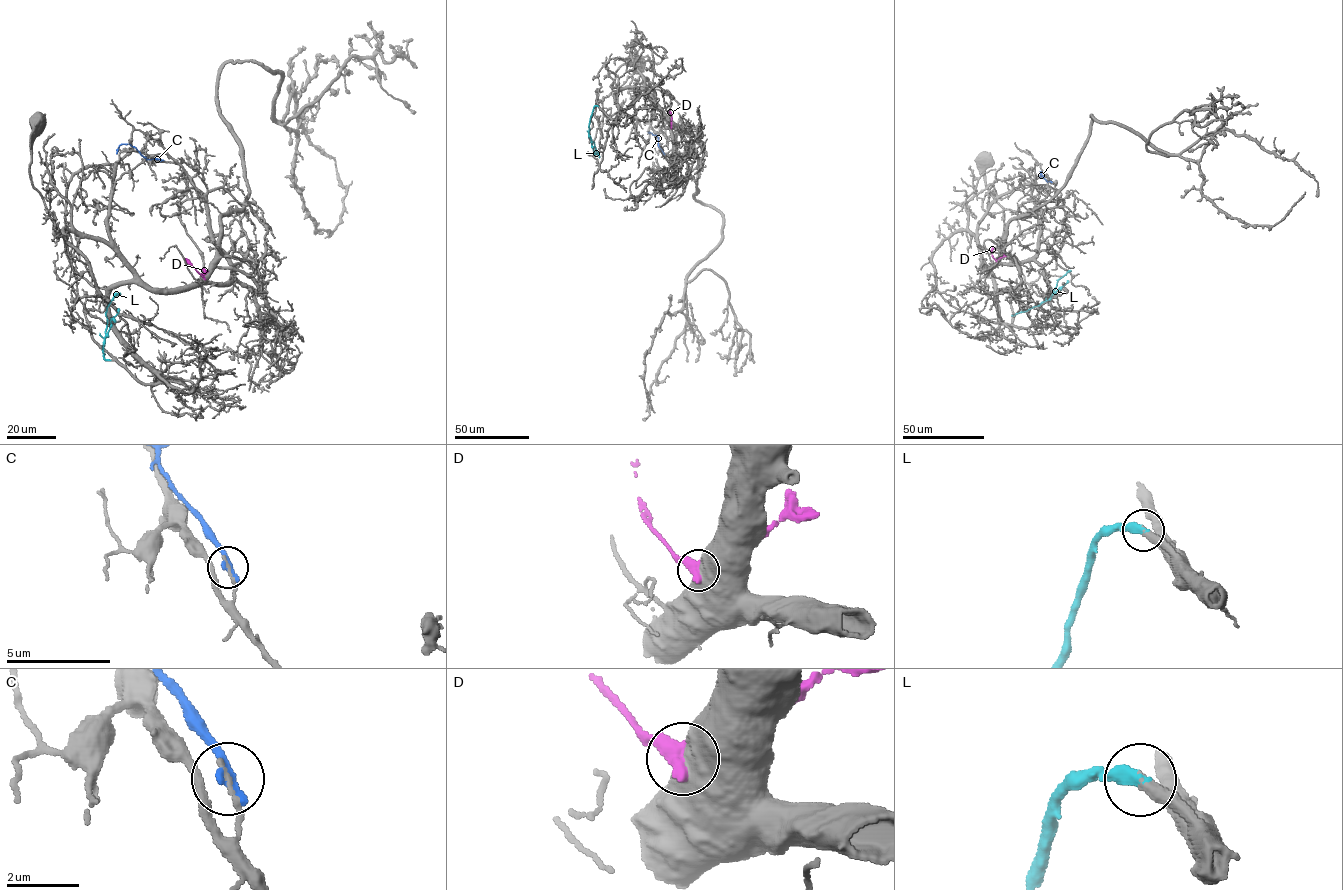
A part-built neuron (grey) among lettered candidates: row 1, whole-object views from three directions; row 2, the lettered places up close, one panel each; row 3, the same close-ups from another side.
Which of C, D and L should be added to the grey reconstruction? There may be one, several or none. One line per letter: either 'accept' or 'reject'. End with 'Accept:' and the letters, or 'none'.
C: reject
D: reject
L: accept
Accept: L

